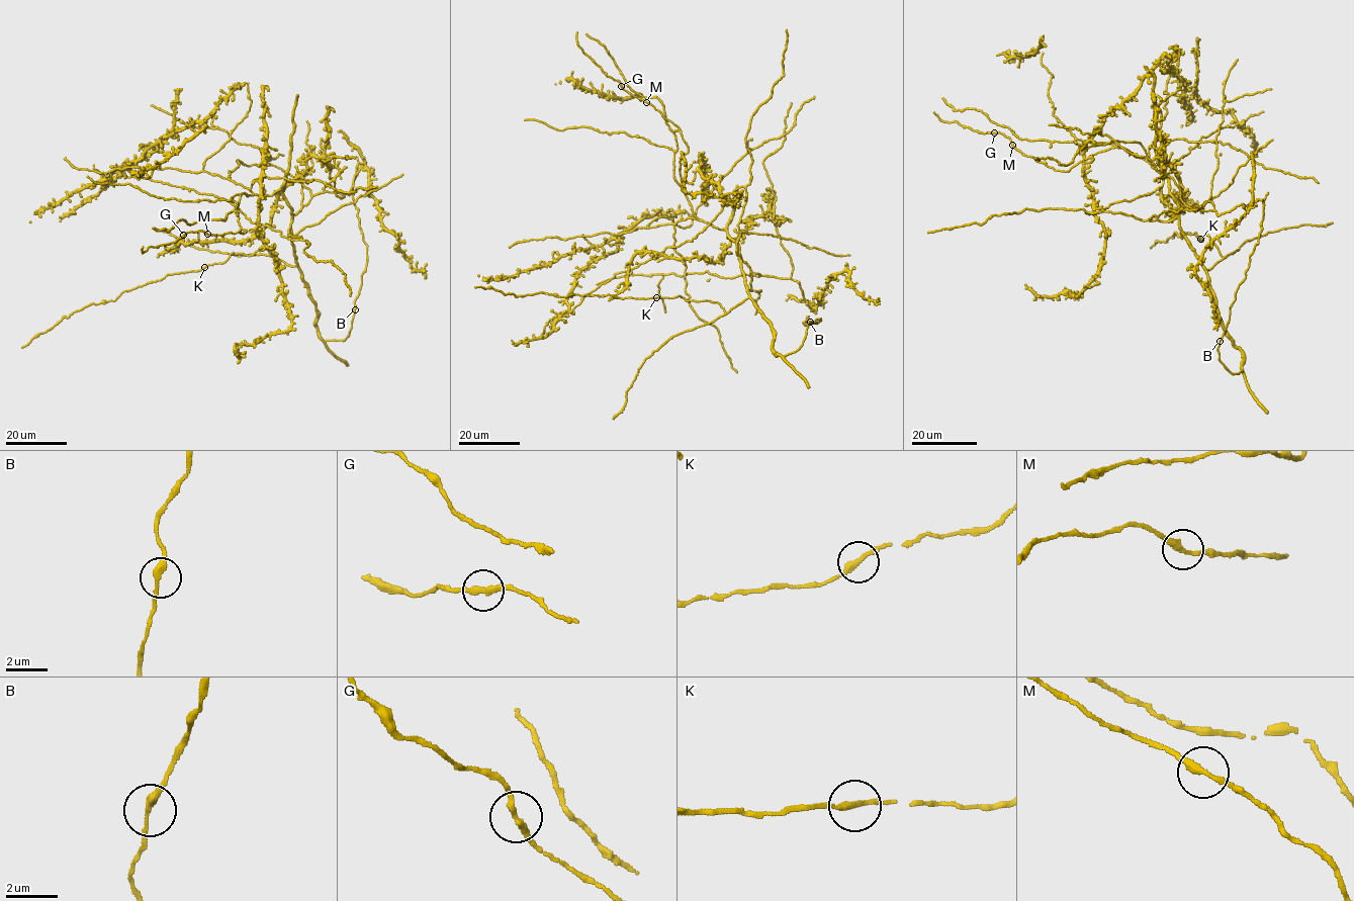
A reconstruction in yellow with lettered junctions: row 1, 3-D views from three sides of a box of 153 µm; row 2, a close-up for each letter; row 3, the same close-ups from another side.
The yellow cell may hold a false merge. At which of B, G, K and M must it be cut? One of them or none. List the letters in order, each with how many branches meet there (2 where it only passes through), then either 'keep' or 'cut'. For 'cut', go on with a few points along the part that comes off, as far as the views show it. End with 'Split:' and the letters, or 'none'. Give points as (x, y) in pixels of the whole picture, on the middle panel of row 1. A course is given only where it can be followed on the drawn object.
B: branches 2; keep
G: branches 2; keep
K: branches 2; keep
M: branches 2; keep
Split: none

